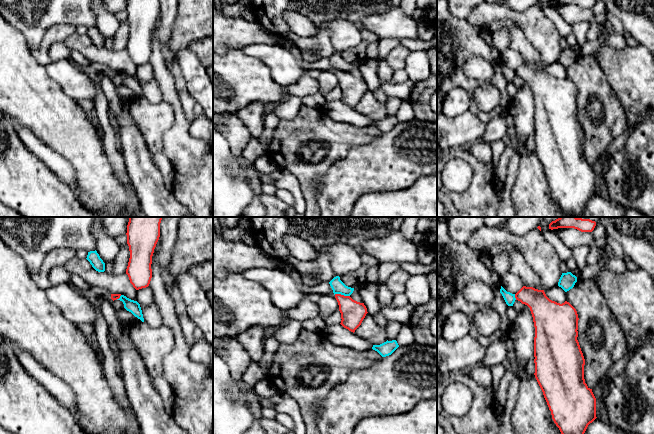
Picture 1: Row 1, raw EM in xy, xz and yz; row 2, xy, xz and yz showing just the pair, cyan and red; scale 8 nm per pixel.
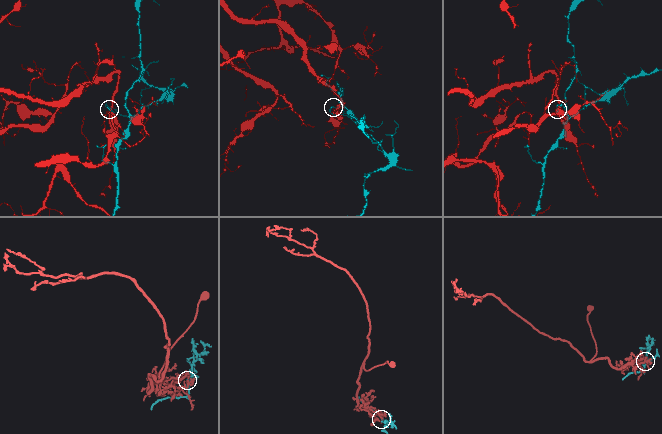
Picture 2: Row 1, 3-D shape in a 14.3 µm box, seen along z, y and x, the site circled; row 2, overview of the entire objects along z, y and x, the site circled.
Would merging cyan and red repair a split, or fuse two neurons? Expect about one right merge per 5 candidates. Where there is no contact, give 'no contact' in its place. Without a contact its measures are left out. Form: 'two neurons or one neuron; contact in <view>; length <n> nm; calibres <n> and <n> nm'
two neurons; contact in xz; length 130 nm; calibres 110 and 190 nm

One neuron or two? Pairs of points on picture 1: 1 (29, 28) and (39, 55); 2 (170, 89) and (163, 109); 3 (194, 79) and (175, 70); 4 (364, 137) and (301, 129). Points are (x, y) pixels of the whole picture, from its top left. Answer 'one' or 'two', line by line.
1: two
2: two
3: two
4: one

